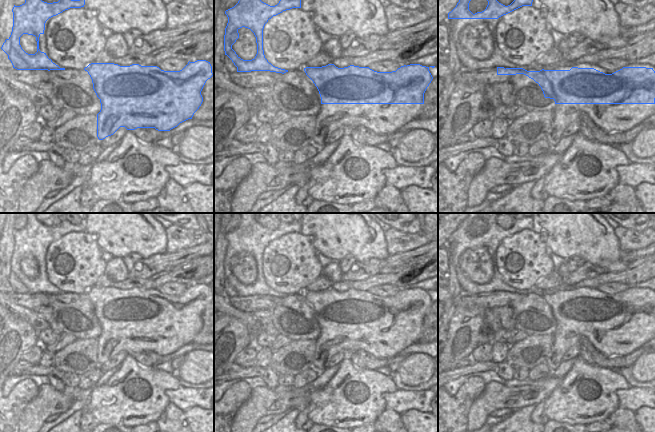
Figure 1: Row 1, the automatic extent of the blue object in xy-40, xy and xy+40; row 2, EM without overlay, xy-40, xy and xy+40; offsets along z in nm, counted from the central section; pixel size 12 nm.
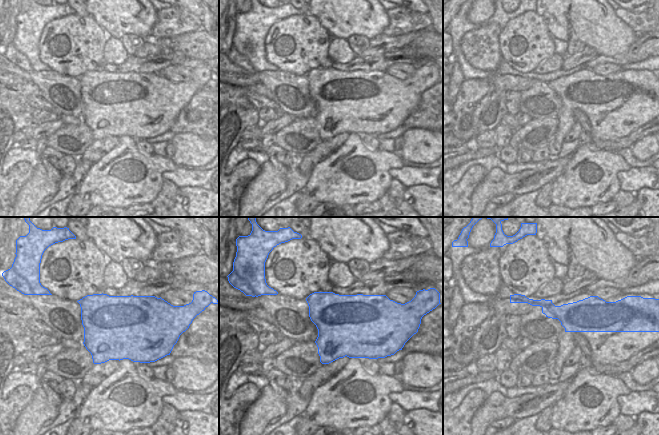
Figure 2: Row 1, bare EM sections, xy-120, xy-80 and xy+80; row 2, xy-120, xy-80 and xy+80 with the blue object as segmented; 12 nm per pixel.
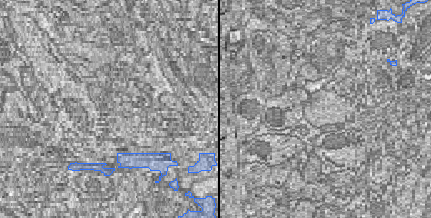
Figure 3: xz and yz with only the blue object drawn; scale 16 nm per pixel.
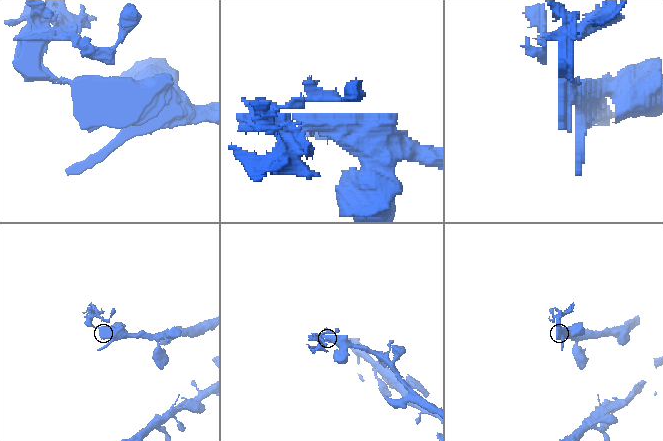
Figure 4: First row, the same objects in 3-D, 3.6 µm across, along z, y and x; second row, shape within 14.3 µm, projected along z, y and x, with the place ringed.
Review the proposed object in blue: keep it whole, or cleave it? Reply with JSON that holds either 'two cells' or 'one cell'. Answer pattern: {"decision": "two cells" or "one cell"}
{"decision": "two cells"}

